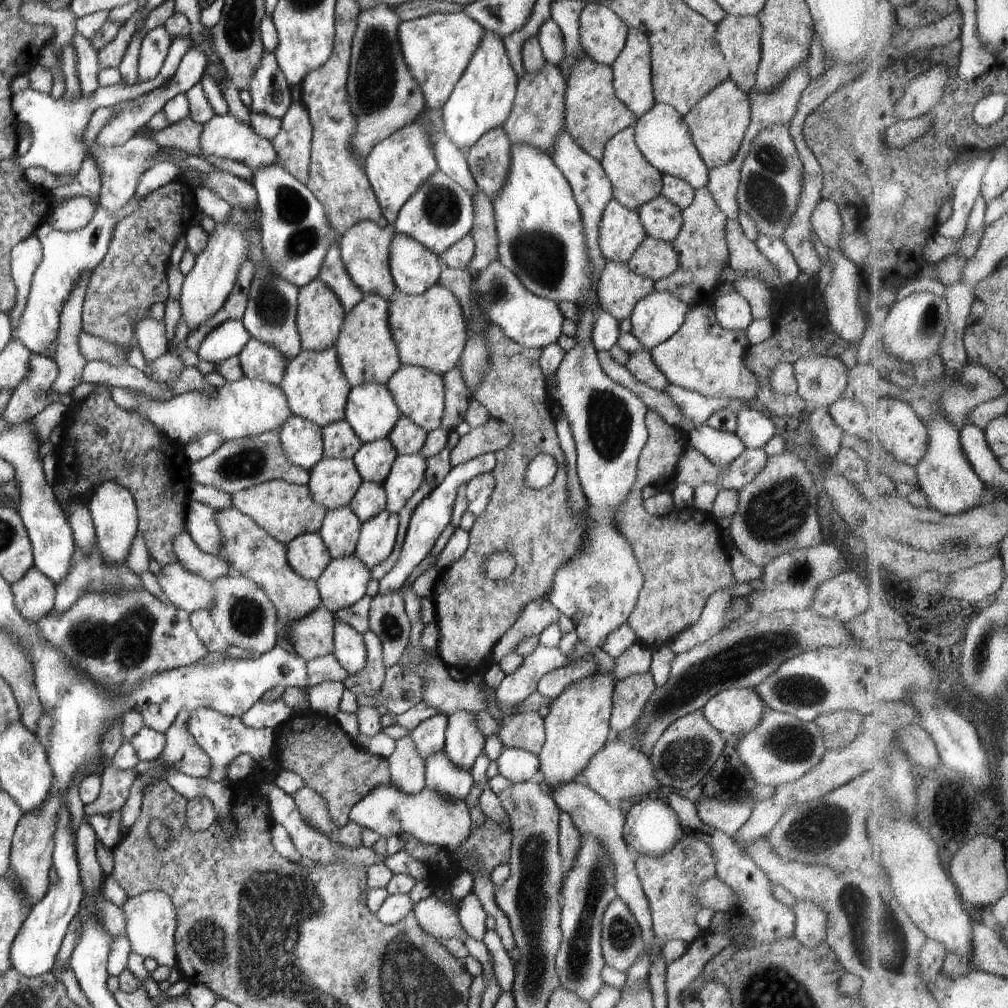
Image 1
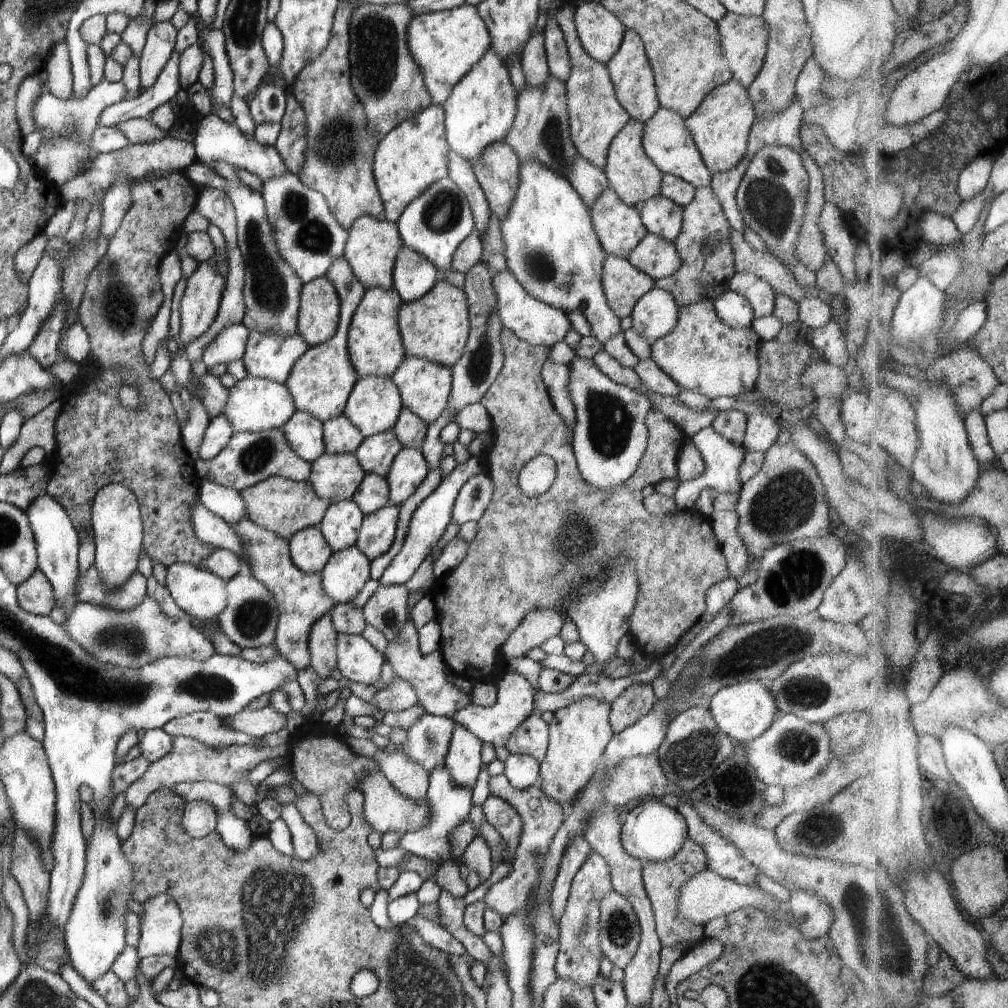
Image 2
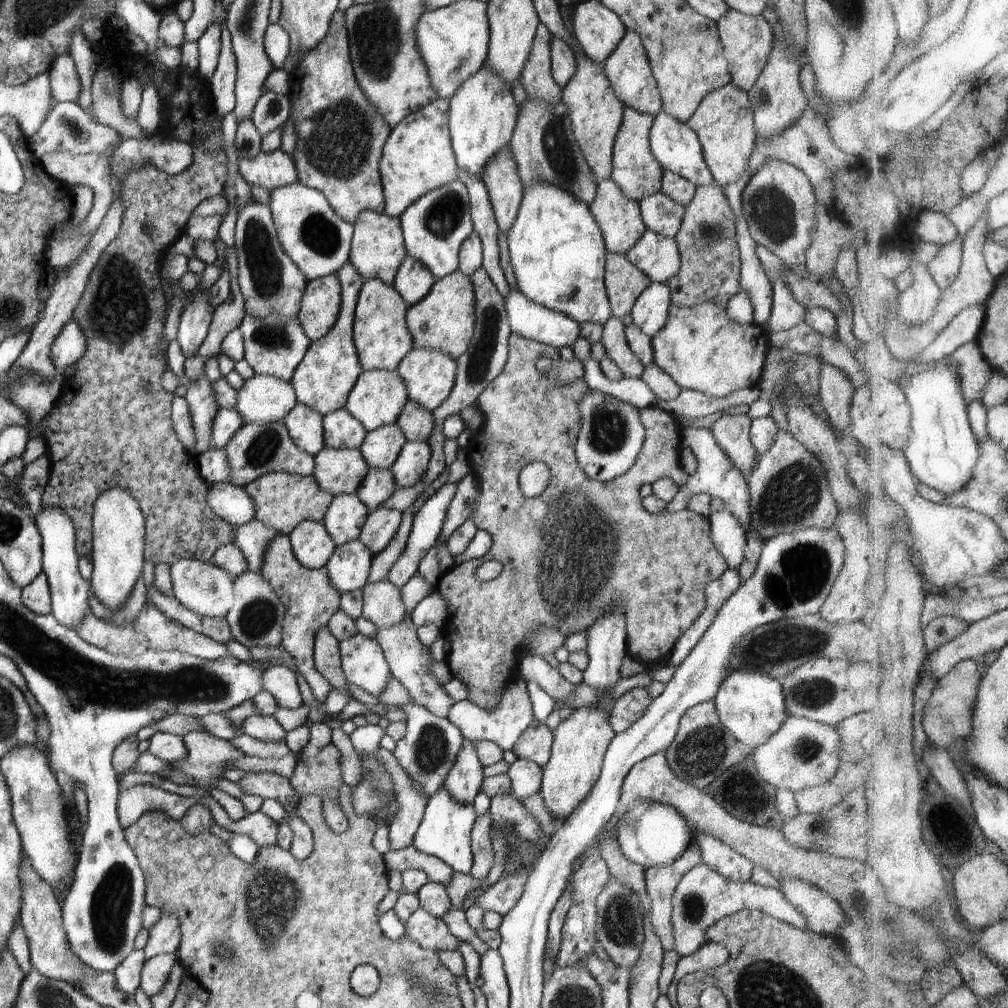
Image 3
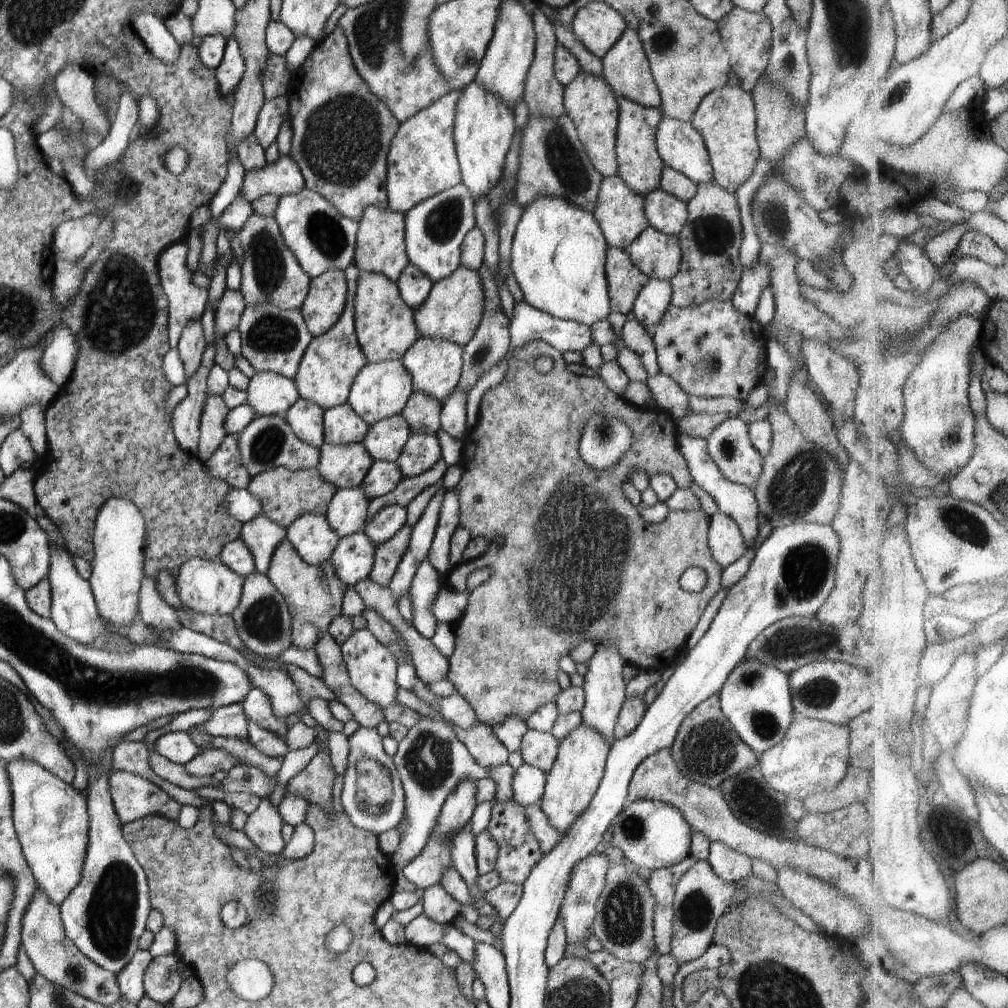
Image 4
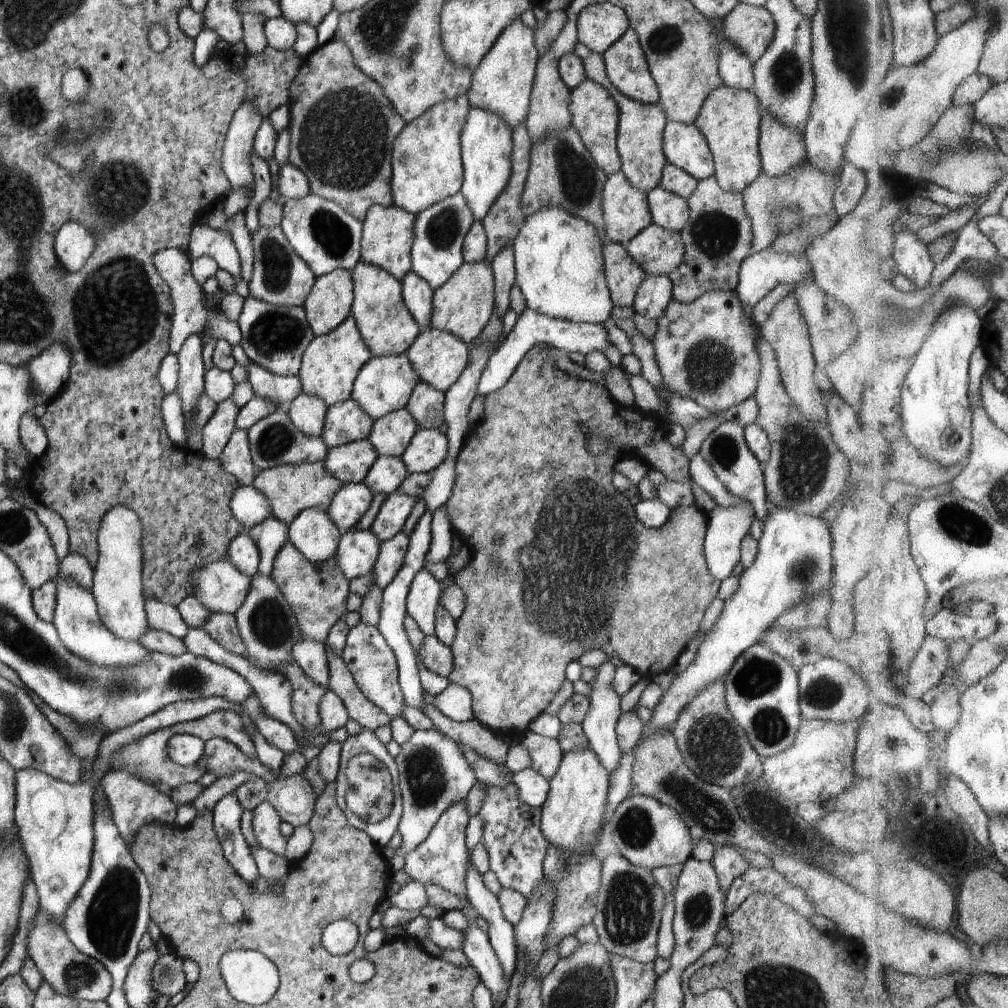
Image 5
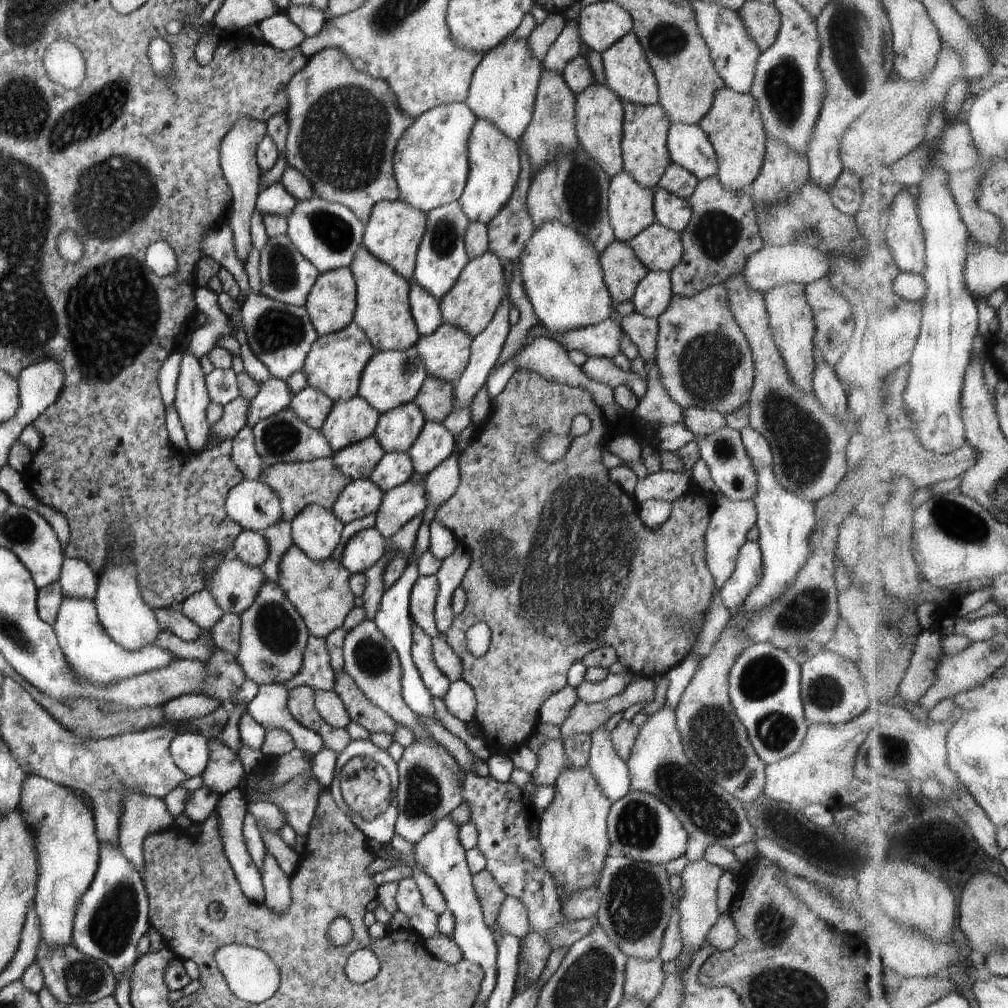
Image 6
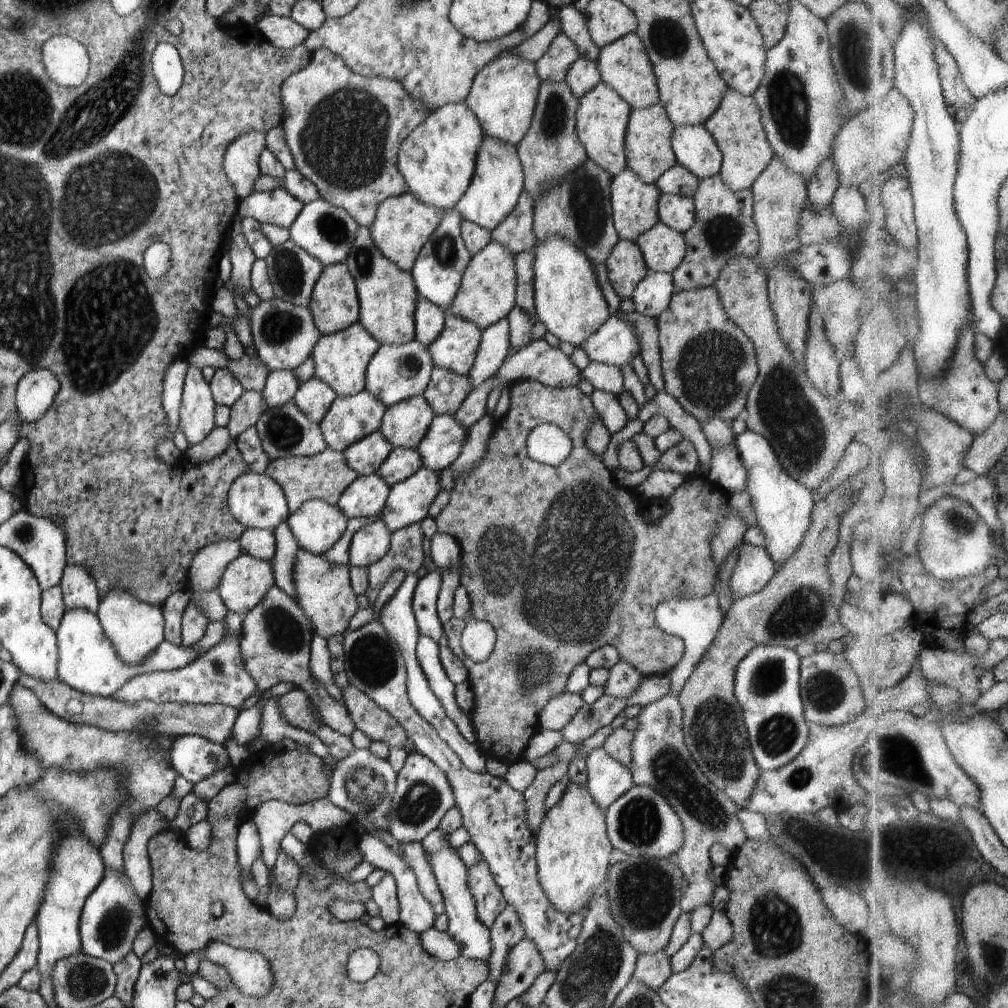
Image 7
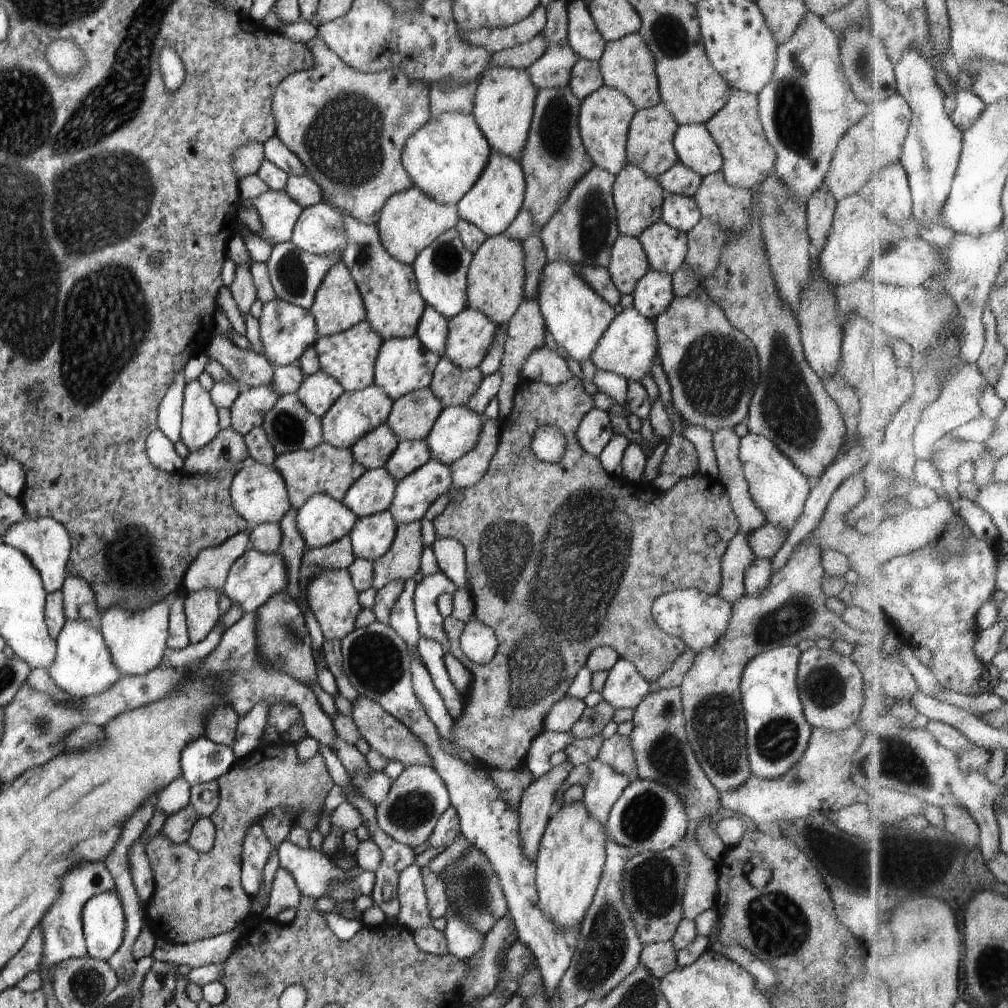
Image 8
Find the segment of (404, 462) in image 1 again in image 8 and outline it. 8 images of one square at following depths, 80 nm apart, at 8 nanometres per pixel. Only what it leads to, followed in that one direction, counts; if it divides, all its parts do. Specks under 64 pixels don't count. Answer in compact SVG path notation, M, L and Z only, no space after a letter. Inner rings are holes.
M462 407L441 410L432 430L425 438L430 459L450 466L478 442L481 416Z

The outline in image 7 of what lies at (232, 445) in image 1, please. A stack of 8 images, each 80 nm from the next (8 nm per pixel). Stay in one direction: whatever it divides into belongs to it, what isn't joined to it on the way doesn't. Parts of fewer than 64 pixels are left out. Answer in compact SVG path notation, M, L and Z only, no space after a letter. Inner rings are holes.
M293 401L277 410L266 410L255 428L261 441L261 448L270 461L289 457L314 457L328 448L319 424L309 420Z

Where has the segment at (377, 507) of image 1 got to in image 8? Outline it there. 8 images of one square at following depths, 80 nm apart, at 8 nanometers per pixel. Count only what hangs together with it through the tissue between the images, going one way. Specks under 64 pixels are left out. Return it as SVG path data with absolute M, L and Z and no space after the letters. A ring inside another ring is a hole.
M424 441L398 443L384 469L394 480L402 480L430 460L430 453Z

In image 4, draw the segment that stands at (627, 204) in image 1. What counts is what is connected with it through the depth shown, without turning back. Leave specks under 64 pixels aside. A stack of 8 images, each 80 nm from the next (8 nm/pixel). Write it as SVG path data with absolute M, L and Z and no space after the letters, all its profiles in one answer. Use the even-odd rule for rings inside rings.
M616 96L616 100L619 104L619 125L615 140L618 163L616 175L632 192L645 197L661 188L661 174L665 164L656 150L655 132L664 114L661 109L646 108L624 97Z

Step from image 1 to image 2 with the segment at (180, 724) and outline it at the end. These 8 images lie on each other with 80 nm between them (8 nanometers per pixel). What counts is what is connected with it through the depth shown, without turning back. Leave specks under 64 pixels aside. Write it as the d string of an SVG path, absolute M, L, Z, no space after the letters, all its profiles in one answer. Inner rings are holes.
M173 737L171 751L160 760L148 765L145 771L141 772L139 779L133 782L126 792L123 793L126 804L130 809L137 811L150 796L150 793L162 787L171 789L179 782L208 781L221 785L231 785L232 783L246 783L248 774L260 764L260 762L280 756L288 755L288 744L269 749L253 749L250 747L232 747L225 751L216 752L204 746L192 737Z

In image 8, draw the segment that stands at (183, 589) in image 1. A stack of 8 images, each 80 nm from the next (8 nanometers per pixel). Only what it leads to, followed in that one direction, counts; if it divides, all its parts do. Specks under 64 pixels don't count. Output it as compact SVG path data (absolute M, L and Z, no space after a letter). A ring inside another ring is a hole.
M250 544L246 552L232 564L225 580L223 593L232 600L232 606L242 609L244 613L254 613L272 595L285 592L287 572L282 557L276 553L267 555L258 552Z

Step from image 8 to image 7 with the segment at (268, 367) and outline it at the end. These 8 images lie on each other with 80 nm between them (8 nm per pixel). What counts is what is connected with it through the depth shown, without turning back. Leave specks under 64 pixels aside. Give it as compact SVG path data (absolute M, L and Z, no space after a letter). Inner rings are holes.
M244 352L239 360L230 358L228 360L230 360L230 363L227 369L241 383L244 391L260 393L264 389L269 370L259 357L250 358Z

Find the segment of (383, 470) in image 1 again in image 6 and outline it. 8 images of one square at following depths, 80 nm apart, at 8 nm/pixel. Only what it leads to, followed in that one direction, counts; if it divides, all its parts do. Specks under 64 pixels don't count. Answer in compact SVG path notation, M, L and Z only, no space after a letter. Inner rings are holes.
M414 402L402 404L380 416L374 435L386 453L407 453L418 440L426 416Z

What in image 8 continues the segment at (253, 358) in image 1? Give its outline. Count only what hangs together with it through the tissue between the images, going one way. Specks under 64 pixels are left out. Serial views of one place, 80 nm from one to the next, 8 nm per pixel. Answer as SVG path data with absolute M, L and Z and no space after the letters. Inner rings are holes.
M275 299L263 304L262 314L258 319L260 325L260 342L264 355L275 368L280 365L291 365L313 346L319 337L317 324L309 310Z

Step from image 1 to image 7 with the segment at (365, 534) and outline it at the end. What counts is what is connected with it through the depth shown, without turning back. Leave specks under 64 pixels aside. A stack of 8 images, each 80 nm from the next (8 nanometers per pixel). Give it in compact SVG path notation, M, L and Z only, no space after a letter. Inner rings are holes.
M422 466L416 474L391 488L386 506L378 515L391 534L428 517L429 508L440 492L438 474Z

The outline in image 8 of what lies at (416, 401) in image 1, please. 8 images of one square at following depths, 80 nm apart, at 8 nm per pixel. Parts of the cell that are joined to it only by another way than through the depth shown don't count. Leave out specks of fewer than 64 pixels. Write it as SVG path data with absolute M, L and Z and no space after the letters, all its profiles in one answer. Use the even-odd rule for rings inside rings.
M470 308L447 321L447 341L440 358L464 370L476 369L486 351L491 349L500 325L488 320L484 313Z

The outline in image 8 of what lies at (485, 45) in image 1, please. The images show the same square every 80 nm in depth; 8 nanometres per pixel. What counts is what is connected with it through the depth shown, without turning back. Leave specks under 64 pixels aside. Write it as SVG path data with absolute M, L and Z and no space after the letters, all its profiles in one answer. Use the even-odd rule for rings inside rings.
M491 148L478 180L457 204L459 218L479 228L487 238L502 235L523 207L524 195L525 178L520 163Z

